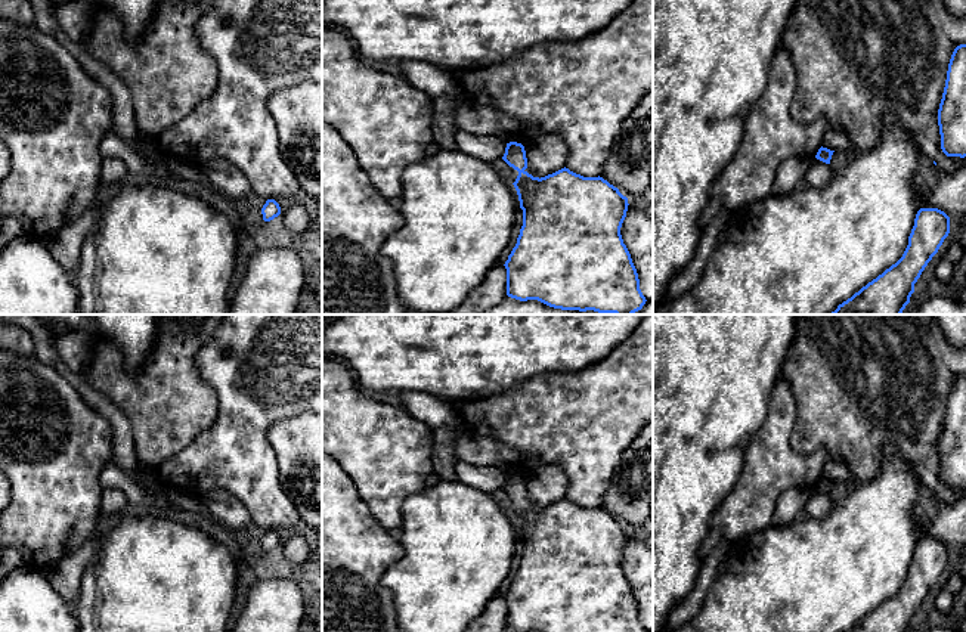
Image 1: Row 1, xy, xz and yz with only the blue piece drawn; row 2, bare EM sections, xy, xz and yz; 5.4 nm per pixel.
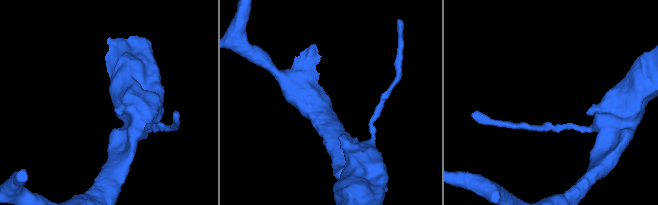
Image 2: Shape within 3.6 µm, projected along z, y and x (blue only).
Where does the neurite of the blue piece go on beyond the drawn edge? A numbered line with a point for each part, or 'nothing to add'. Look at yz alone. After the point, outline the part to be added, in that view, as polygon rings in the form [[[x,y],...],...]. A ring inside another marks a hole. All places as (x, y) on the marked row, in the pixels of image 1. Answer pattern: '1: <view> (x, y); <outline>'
nothing to add

